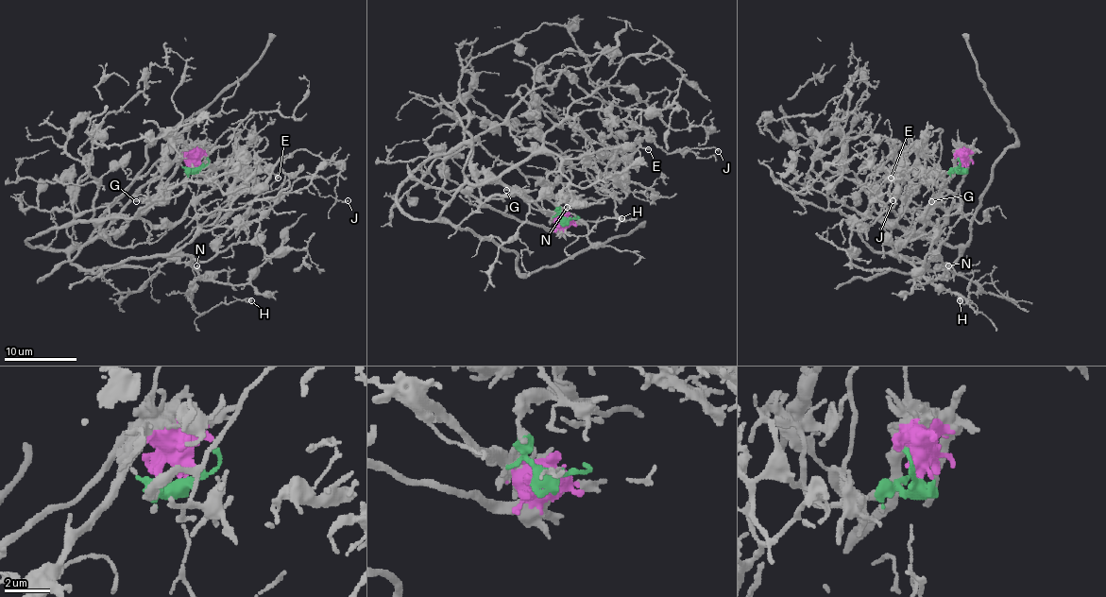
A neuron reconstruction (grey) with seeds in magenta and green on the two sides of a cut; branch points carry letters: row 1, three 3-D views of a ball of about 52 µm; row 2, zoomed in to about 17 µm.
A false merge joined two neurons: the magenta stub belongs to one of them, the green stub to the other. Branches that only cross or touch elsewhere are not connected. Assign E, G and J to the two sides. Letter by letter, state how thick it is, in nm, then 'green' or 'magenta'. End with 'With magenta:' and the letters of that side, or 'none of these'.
E: calibre 200 nm; green
G: calibre 190 nm; magenta
J: calibre 130 nm; green
With magenta: G

